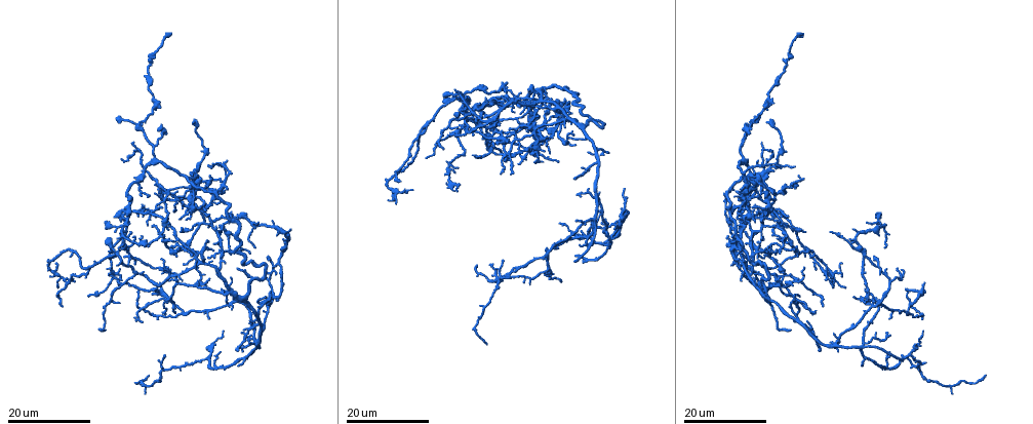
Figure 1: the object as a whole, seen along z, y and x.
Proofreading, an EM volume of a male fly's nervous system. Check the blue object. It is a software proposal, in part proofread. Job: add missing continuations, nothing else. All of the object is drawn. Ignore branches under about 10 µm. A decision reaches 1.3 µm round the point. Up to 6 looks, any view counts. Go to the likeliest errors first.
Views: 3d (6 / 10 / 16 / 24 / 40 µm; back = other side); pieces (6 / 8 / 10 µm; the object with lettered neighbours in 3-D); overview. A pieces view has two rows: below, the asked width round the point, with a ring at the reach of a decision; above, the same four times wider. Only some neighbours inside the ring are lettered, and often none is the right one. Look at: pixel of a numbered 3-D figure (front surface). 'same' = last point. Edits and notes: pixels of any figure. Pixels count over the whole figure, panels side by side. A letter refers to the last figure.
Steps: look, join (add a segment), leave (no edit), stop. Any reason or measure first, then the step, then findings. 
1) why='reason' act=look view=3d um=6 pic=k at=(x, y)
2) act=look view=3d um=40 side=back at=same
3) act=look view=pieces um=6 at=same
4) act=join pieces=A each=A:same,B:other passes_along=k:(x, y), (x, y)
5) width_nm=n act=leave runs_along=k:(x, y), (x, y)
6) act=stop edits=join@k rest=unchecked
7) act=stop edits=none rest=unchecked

why='branch stops here' act=look view=3d um=24 pic=1 at=(574, 259)

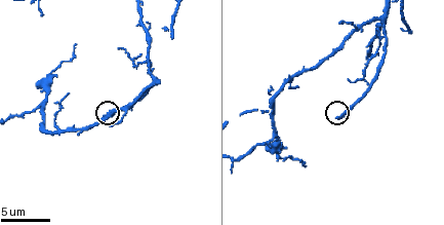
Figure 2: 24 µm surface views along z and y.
act=look view=pieces um=10 pic=2 at=(336, 118)

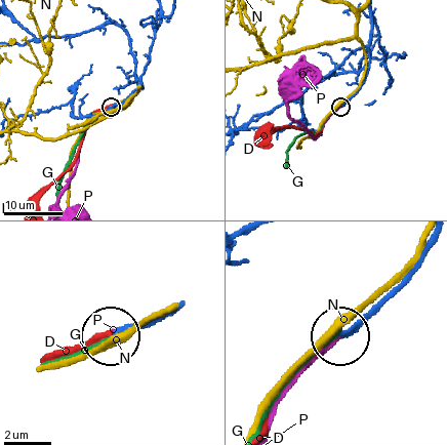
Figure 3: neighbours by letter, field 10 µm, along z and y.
width_nm=220 act=join pieces=P each=D:other,G:other,N:other,P:same passes_along=3:(356, 91), (330, 116), (316, 137), (300, 124) found='it goes on there'

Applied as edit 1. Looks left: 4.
why='branch stops here' act=look view=3d um=24 pic=1 at=(169, 192)

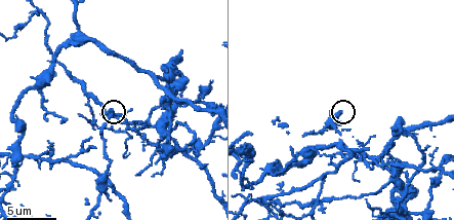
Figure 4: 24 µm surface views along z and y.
why='what lies round it' act=look view=pieces um=10 pic=4 at=(111, 116)

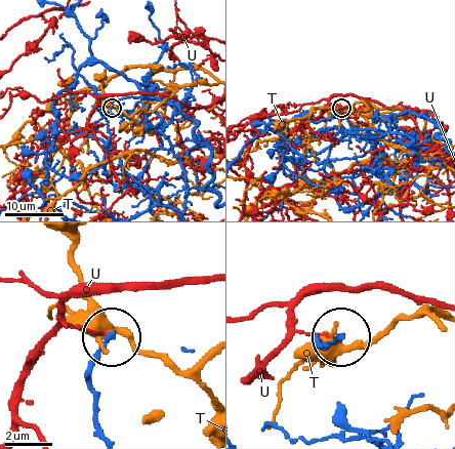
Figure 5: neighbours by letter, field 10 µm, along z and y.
act=leave each=T:other,U:other runs_along=5:(104, 435), (92, 358), (108, 336) found='no lettered segment goes on from it'

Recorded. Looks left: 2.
why='tapers out' act=look view=3d um=24 pic=1 at=(60, 304)

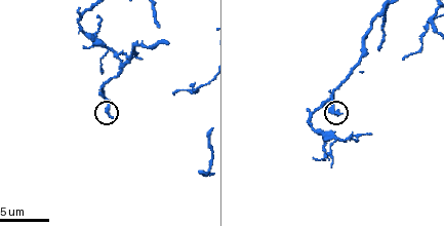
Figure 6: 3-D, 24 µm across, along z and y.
act=look view=pieces um=10 pic=6 at=(338, 115)

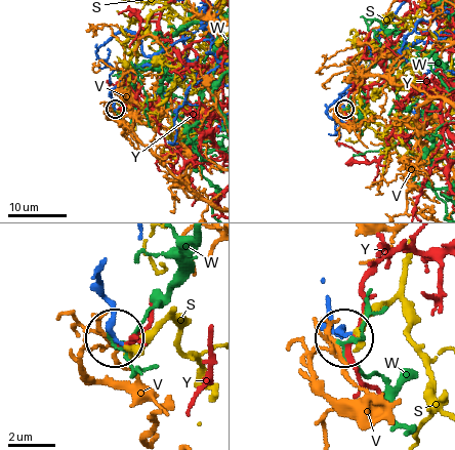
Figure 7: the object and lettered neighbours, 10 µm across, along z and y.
width_nm=180 act=leave each=S:other,V:other,W:other,Y:other runs_along=7:(102, 270), (98, 285), (114, 336) found='none of them fits'

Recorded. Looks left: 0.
act=stop edits=join@3 rest=unchecked

